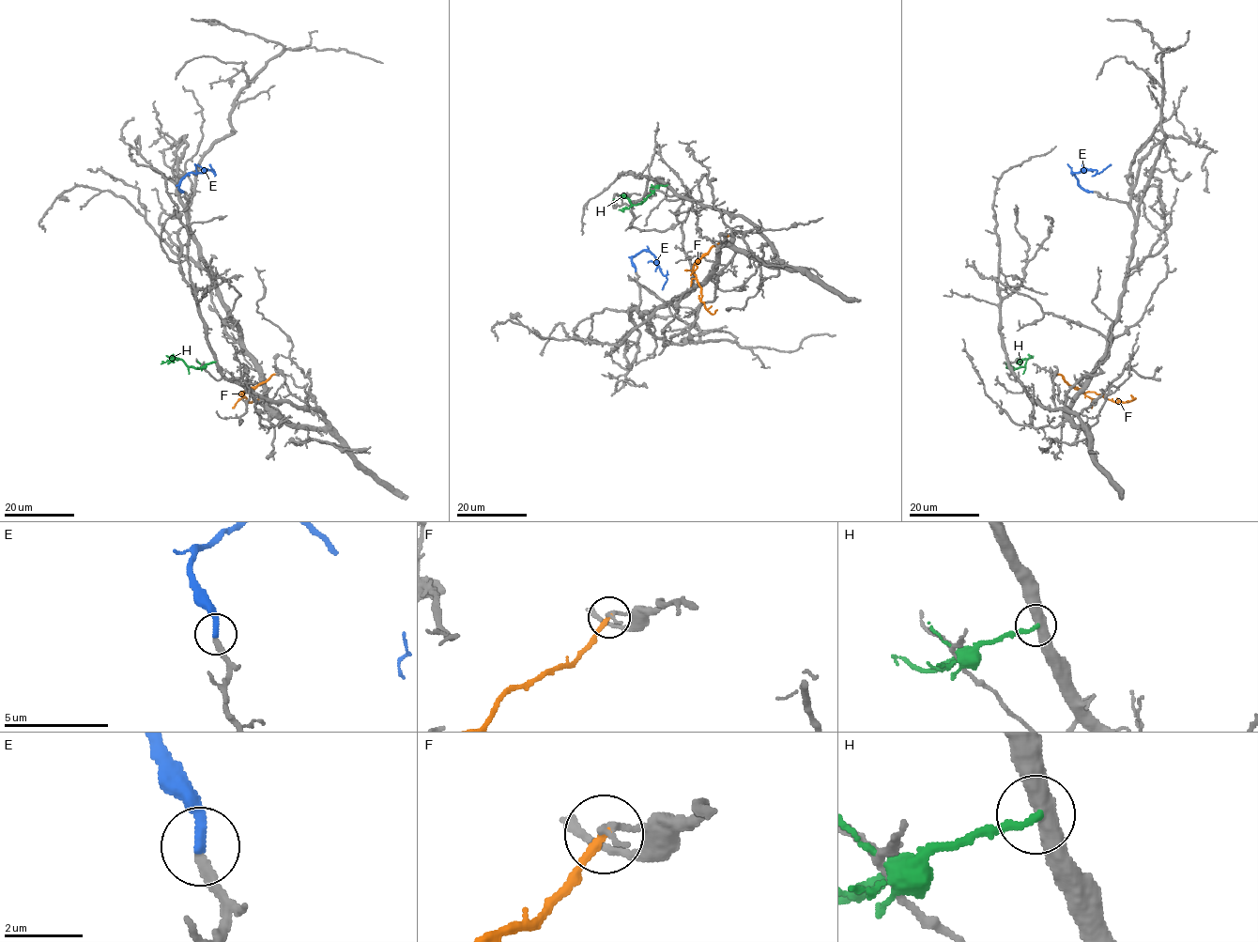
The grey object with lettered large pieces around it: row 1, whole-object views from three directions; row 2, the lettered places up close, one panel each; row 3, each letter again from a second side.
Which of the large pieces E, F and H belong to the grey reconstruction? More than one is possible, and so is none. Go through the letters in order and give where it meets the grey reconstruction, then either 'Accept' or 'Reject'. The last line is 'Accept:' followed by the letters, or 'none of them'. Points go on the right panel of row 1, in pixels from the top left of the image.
E: Touches grey at (1092, 192). Accept
F: Touches grey at (1055, 374). Reject
H: Touches grey at (1006, 361). Reject
Accept: E

